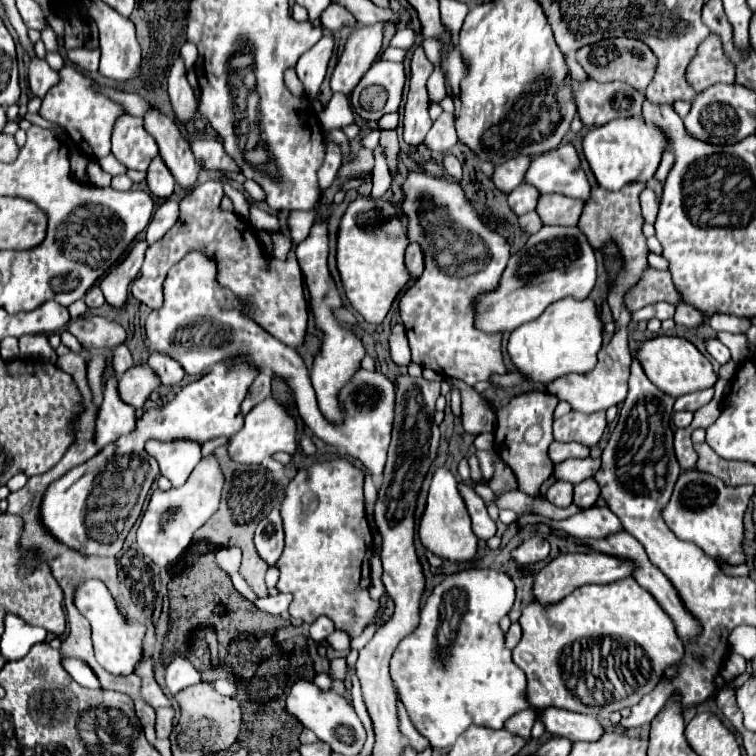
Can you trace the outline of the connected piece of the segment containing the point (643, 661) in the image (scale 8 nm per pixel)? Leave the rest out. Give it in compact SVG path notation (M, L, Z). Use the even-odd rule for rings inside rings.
M633 577L605 585L583 585L559 603L541 605L539 601L531 601L525 605L519 625L523 639L511 657L527 675L525 697L529 697L535 709L553 705L575 713L599 715L603 709L621 711L623 707L633 707L643 695L657 687L665 669L683 657L683 643L675 633L673 621Z

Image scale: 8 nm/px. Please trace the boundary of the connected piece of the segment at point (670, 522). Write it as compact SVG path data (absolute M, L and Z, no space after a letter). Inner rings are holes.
M695 469L683 471L677 479L671 501L663 509L663 519L679 539L695 543L713 559L723 559L731 565L739 565L745 561L745 555L741 551L743 513L749 505L753 489L753 485L727 487L721 479L699 473Z

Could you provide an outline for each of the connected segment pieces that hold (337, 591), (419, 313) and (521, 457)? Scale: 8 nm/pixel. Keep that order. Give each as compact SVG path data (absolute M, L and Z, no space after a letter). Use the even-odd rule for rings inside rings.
M345 459L318 461L309 469L300 470L285 489L281 519L285 529L285 549L275 563L279 569L277 589L281 593L293 595L293 601L289 605L291 617L313 623L319 615L327 615L335 621L337 629L345 629L351 637L357 637L371 623L379 609L379 603L373 601L367 591L373 537L363 507L363 471Z
M409 171L401 189L401 211L407 219L407 241L419 243L425 257L423 275L411 283L411 287L403 293L399 301L401 319L411 347L411 363L429 367L441 377L463 379L467 385L475 385L477 381L489 381L491 373L505 373L501 357L501 335L487 335L473 327L473 309L469 301L473 301L477 293L493 289L497 285L511 255L509 241L497 231L493 231L481 215L477 215L475 207L471 205L459 183L431 177L425 171Z
M527 393L513 397L503 409L497 411L497 429L495 429L495 451L503 457L503 461L513 469L519 491L529 495L539 495L539 487L543 481L551 477L553 461L547 455L547 447L553 441L551 423L553 423L553 409L559 403L557 397L549 393Z

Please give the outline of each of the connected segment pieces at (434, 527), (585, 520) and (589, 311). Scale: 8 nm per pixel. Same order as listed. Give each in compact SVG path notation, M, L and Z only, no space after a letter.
M441 465L441 469L437 469L433 473L425 511L423 511L421 521L419 521L419 539L431 553L441 555L445 559L467 561L467 559L475 557L477 537L471 531L471 519L469 519L469 513L465 509L465 501L459 493L459 481L445 465Z
M591 507L575 513L567 521L554 521L539 515L522 515L518 518L518 530L526 524L543 523L551 528L563 529L575 537L607 537L621 531L621 521L607 507Z
M565 297L549 305L541 317L517 327L507 343L507 353L515 369L527 379L537 383L551 383L567 373L589 373L597 363L601 349L603 323L593 301L575 301Z

